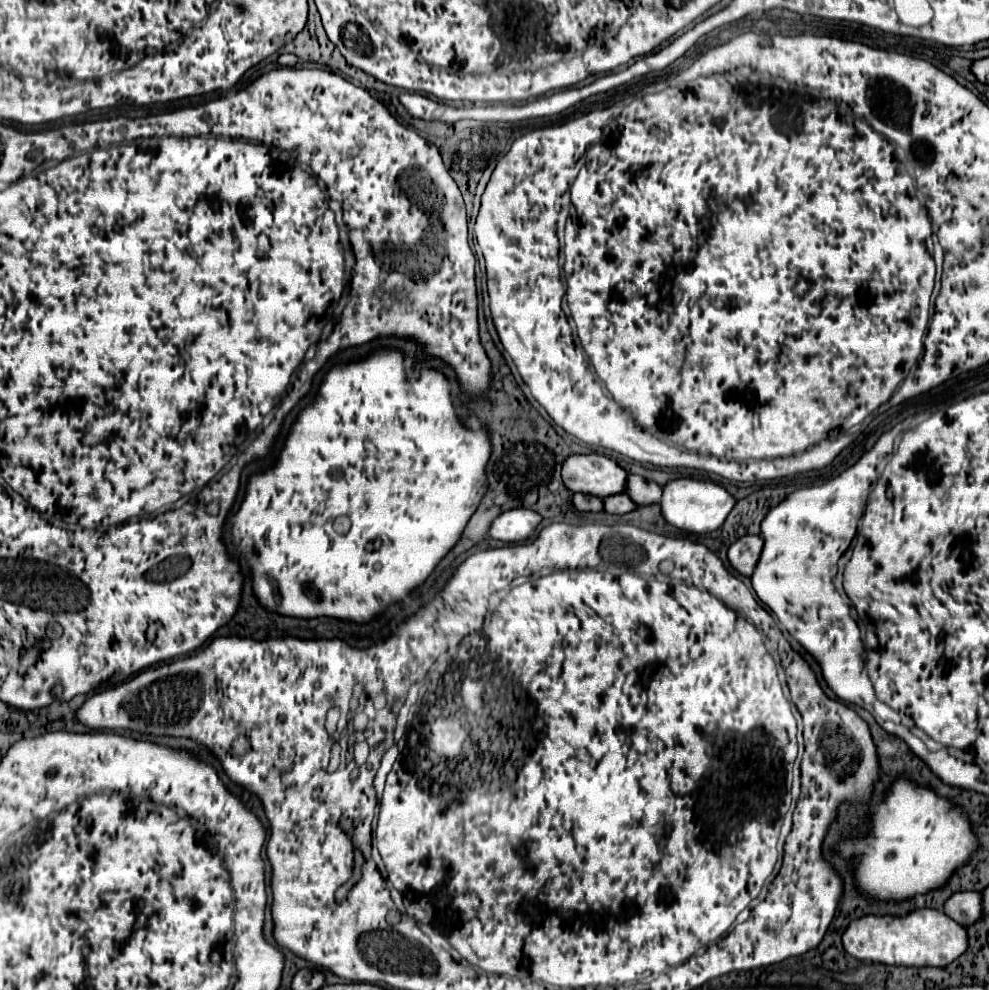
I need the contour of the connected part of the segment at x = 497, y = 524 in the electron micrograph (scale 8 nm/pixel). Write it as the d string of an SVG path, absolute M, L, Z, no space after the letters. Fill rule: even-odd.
M517 508L497 516L489 528L489 536L501 542L521 542L537 528L541 516L529 508Z

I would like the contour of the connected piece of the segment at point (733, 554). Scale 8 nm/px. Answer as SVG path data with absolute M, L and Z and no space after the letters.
M751 534L741 536L729 548L729 562L731 562L731 566L743 576L751 576L757 560L759 560L761 548L763 548L761 536L751 536Z

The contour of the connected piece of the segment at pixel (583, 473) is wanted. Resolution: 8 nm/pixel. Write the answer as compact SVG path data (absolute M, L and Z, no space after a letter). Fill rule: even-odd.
M571 454L563 462L561 478L569 492L607 498L625 490L627 472L615 460L601 454Z

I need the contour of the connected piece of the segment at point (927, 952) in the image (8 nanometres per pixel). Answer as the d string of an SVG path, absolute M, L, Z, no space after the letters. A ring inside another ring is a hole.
M917 908L903 916L889 916L889 914L861 916L845 928L841 940L845 952L857 960L869 960L891 966L911 966L911 968L947 966L949 962L959 958L967 948L965 928L955 920L951 920L949 916L945 916L941 910L933 908Z

